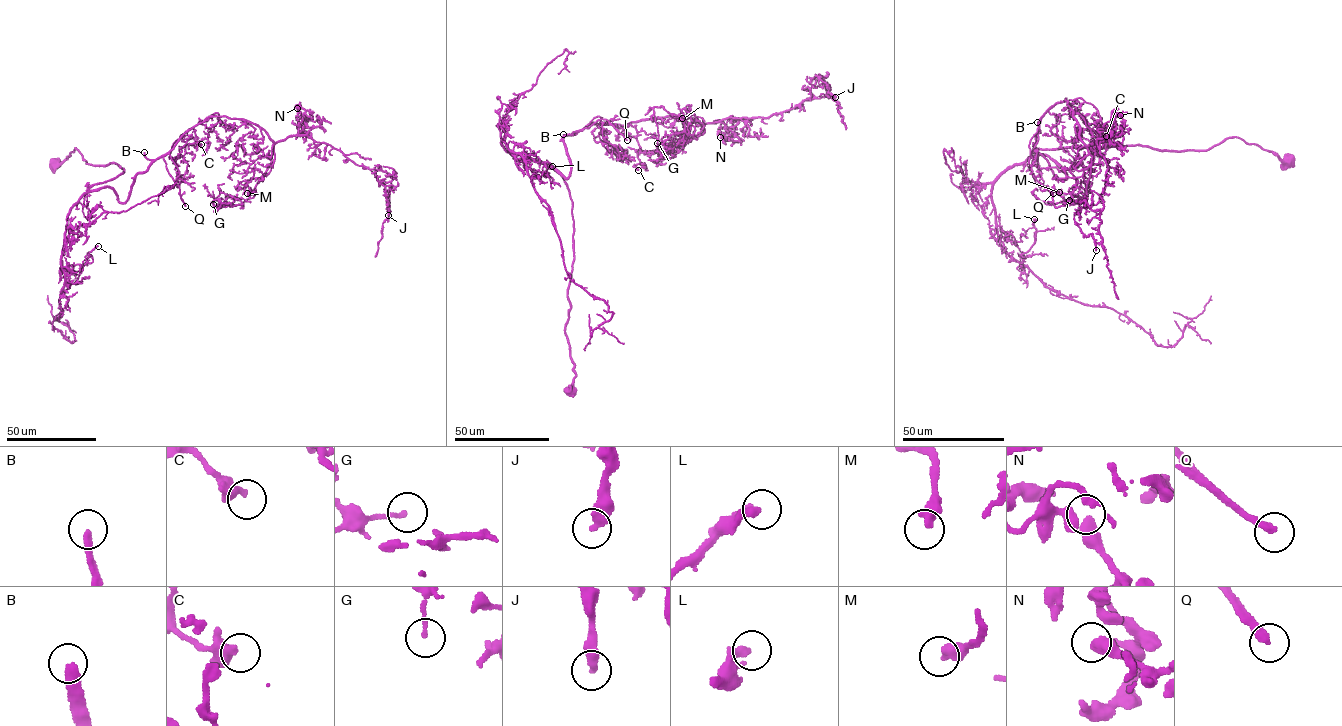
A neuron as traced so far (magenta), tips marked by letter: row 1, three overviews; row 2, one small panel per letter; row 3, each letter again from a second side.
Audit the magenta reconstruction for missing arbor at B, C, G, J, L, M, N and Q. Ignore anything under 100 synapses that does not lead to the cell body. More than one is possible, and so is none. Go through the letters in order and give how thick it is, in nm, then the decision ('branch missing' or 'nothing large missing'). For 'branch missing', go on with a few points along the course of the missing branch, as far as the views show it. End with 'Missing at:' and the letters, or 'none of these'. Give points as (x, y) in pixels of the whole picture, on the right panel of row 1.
B: 320 nm | branch missing | (1037, 122), (1031, 111), (1019, 111), (972, 169), (960, 177), (954, 171), (953, 177)
C: 280 nm | nothing large missing
G: 150 nm | nothing large missing
J: 360 nm | nothing large missing
L: 300 nm | nothing large missing
M: 420 nm | nothing large missing
N: 300 nm | nothing large missing
Q: 280 nm | branch missing | (1053, 193), (1056, 201), (1041, 202), (1038, 197), (1044, 199), (1047, 189)
Missing at: B, Q

